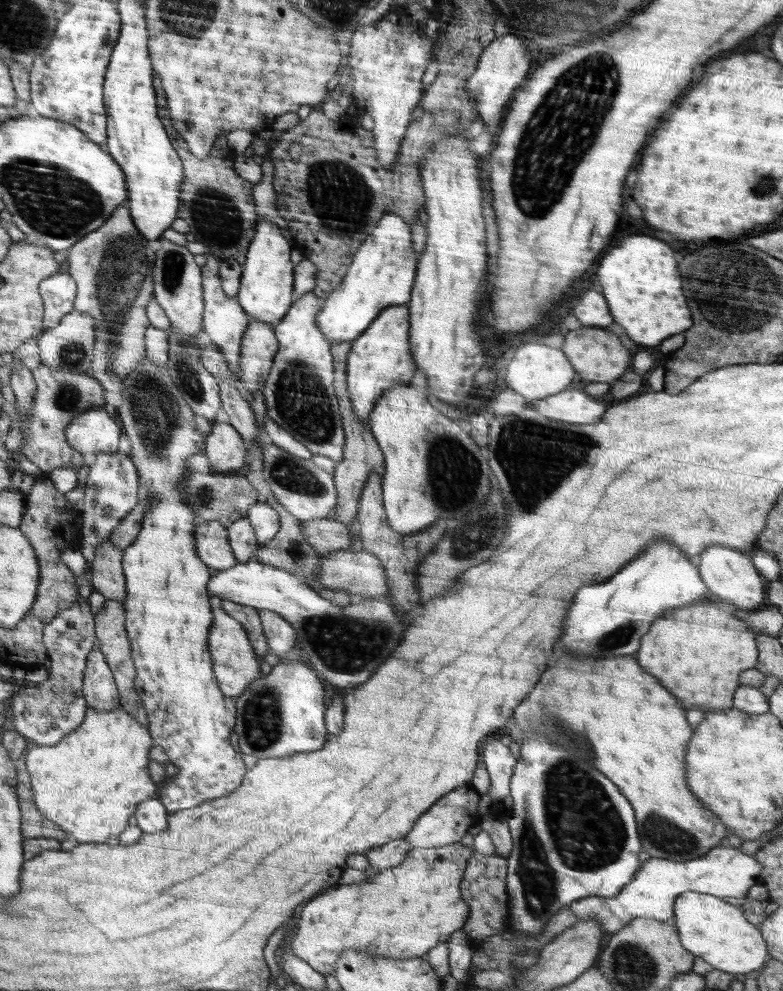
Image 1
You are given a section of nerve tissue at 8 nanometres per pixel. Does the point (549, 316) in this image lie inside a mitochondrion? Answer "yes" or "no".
no

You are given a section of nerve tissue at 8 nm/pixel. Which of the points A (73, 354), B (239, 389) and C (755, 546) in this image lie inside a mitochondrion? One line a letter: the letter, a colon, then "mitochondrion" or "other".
A: mitochondrion
B: other
C: other

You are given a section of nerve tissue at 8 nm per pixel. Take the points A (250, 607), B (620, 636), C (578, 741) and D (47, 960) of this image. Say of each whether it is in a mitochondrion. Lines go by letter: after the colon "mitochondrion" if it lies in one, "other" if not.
A: other
B: mitochondrion
C: mitochondrion
D: other

